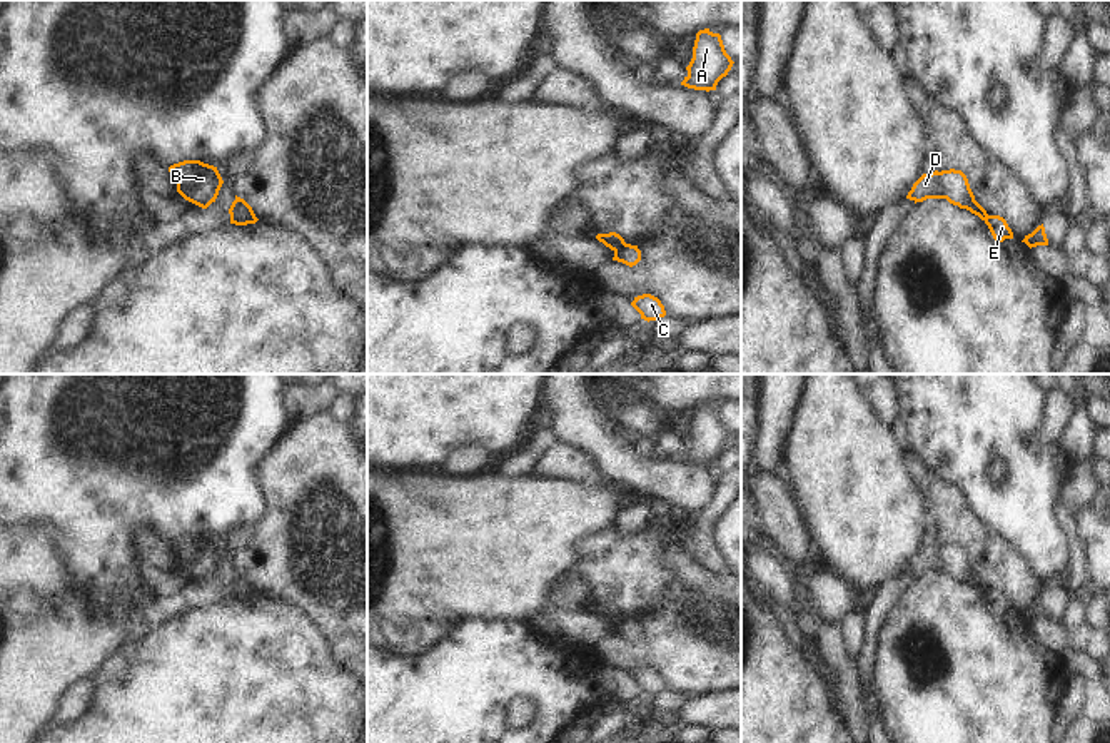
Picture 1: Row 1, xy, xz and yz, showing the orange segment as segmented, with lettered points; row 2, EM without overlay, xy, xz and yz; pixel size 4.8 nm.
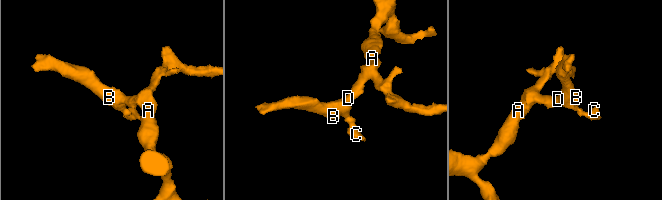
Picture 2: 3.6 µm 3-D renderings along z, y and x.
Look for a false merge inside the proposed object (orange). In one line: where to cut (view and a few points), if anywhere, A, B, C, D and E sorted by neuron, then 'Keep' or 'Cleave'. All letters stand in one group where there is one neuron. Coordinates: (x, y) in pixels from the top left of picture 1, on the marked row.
Split along xz (626, 244), (615, 252). Groups: A B D / C E. Cleave

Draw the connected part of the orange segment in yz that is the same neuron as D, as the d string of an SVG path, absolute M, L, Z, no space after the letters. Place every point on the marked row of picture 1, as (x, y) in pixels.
M935 170L923 174L908 192L906 199L923 202L926 199L946 199L950 204L966 209L981 220L988 219L986 210L975 200L968 179L961 170Z

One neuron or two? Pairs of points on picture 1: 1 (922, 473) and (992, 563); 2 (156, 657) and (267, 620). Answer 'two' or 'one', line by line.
1: one
2: one

